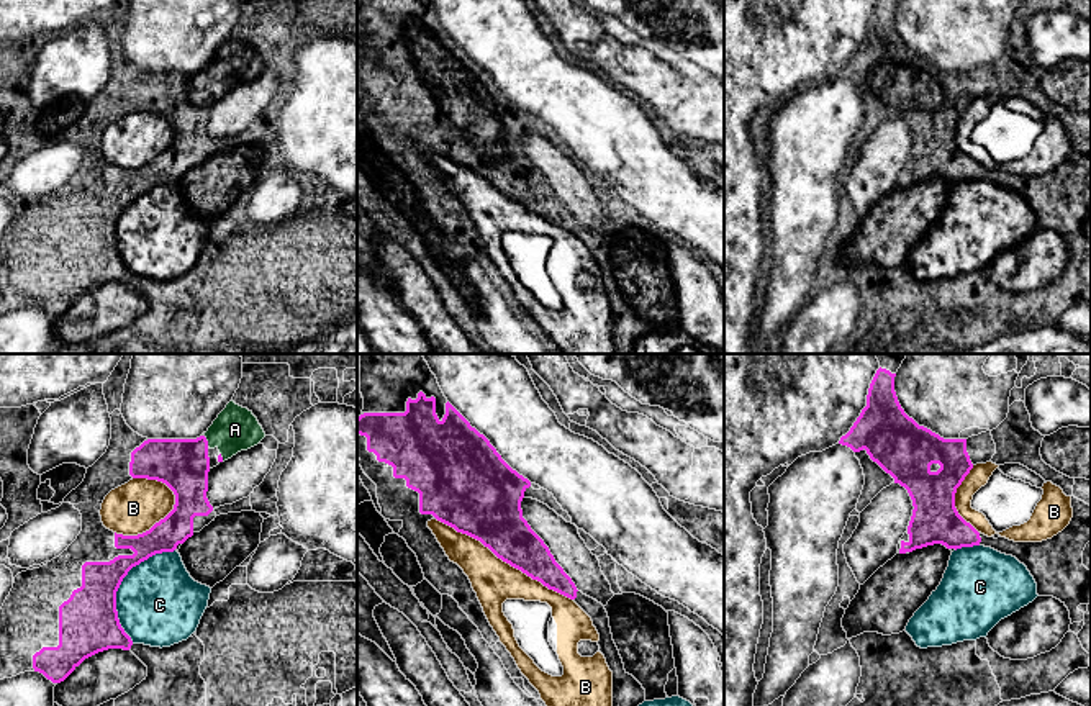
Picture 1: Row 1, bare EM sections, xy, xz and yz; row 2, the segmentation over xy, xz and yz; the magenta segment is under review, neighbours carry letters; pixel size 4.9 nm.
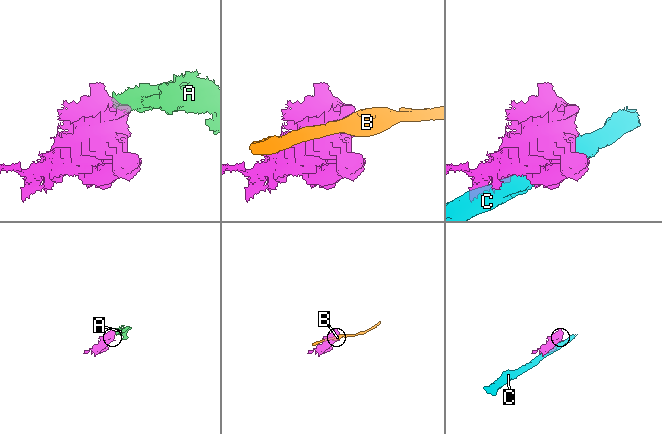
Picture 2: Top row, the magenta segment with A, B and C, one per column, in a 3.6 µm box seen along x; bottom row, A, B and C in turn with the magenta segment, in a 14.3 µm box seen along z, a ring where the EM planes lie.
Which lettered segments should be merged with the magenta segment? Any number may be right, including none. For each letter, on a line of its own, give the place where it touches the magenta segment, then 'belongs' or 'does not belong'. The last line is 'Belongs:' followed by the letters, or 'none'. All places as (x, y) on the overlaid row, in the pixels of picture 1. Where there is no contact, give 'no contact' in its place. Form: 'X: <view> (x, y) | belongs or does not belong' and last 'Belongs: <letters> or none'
A: xy (207, 441) | belongs
B: xz (505, 561) | does not belong
C: xy (120, 583) | does not belong
Belongs: A

